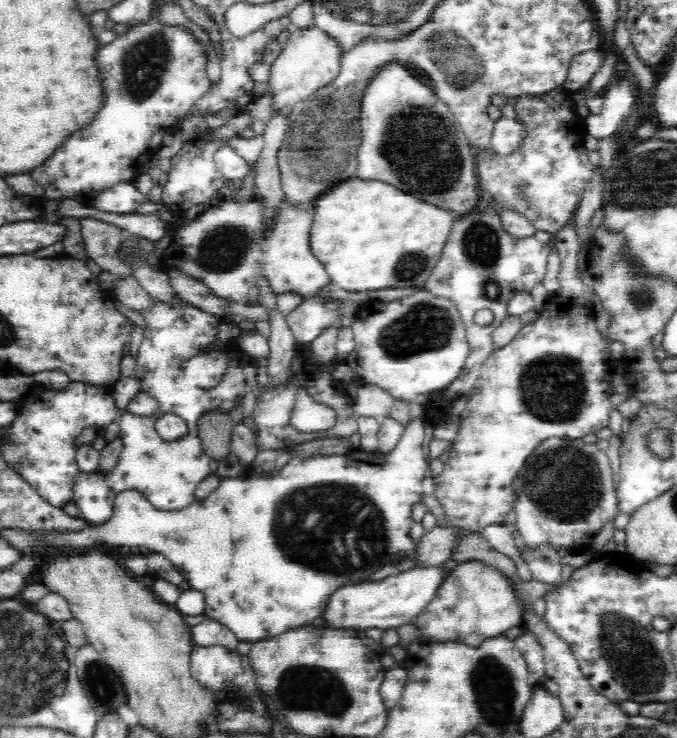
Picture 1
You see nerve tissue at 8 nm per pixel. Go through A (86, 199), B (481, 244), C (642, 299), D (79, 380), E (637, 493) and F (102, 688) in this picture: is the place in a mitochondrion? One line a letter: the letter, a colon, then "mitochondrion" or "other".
A: other
B: mitochondrion
C: mitochondrion
D: other
E: other
F: mitochondrion

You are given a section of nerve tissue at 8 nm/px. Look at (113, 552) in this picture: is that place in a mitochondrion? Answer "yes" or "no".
no

